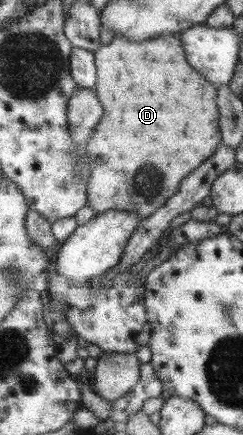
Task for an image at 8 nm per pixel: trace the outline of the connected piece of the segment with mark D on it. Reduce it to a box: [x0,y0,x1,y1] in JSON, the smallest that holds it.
[86,33,223,219]

